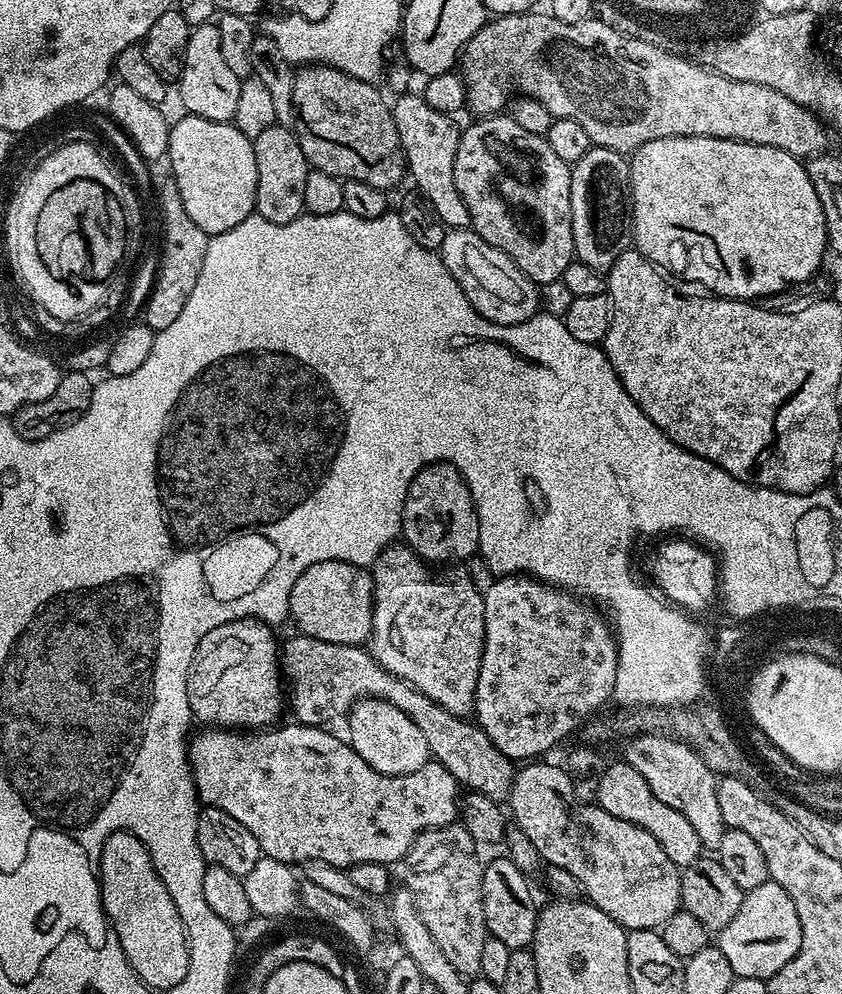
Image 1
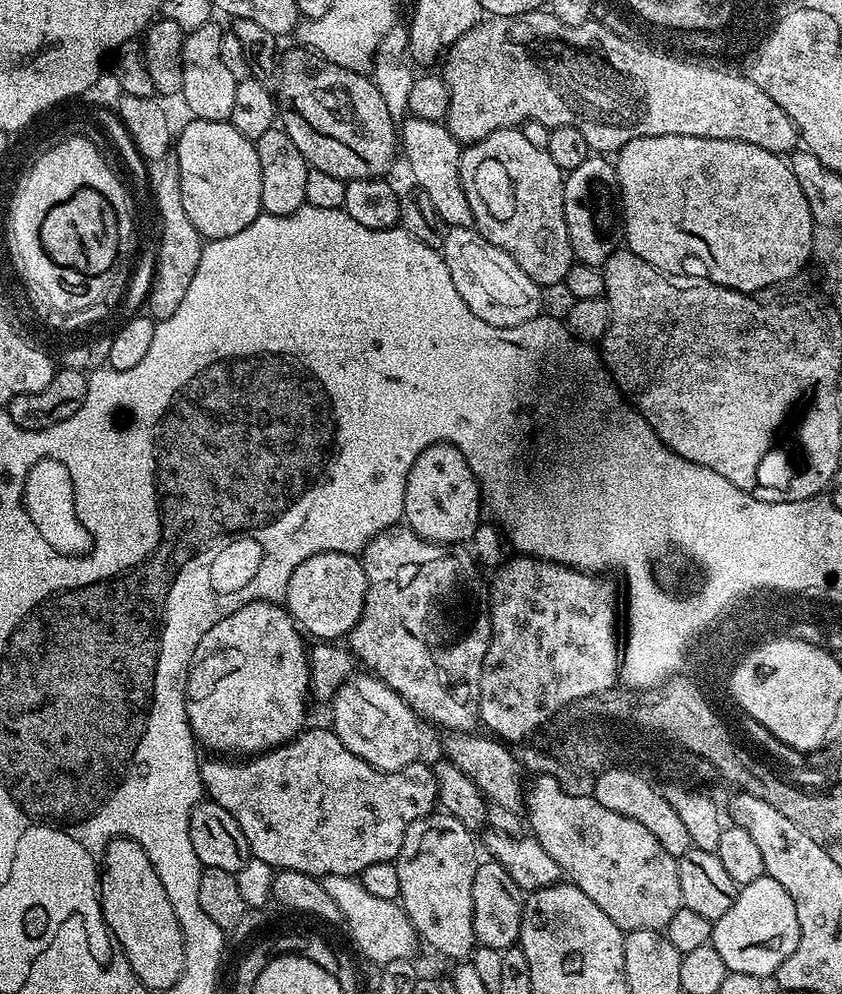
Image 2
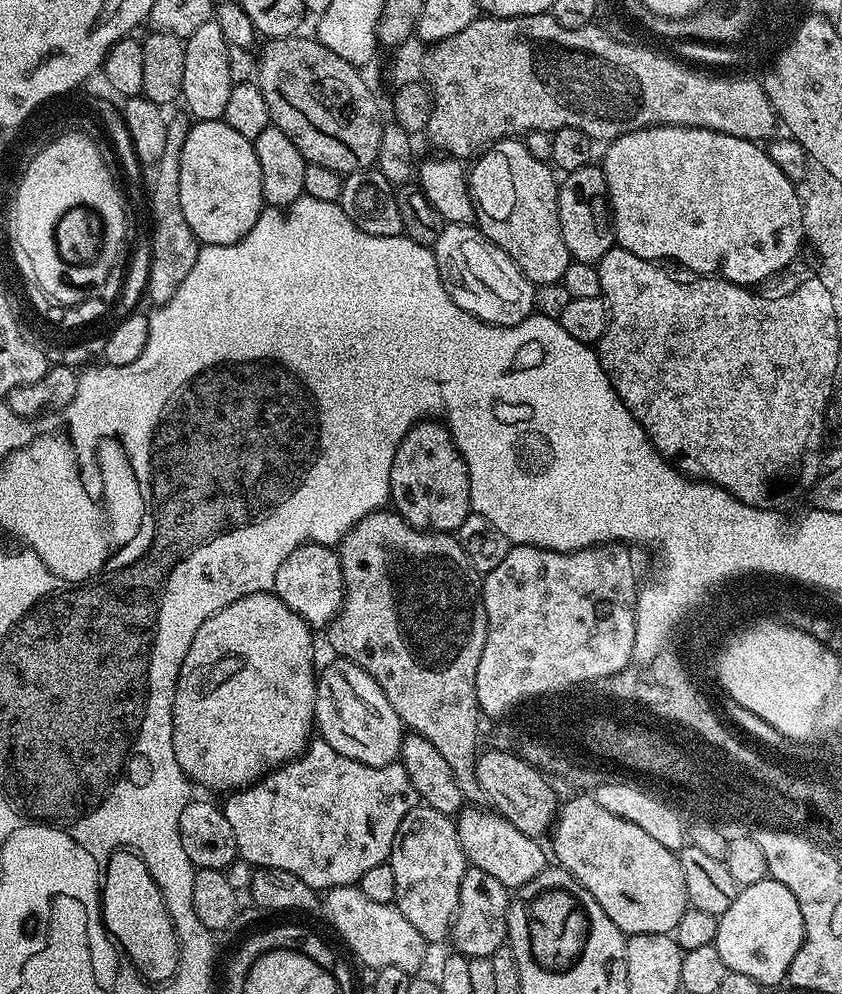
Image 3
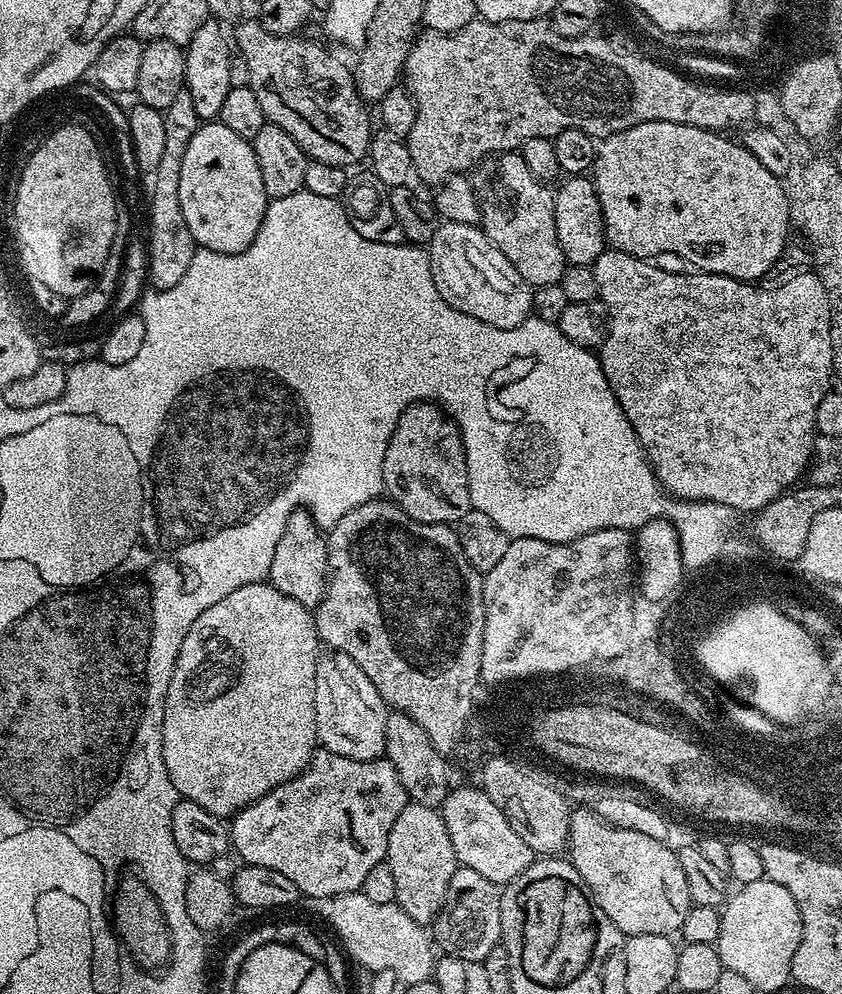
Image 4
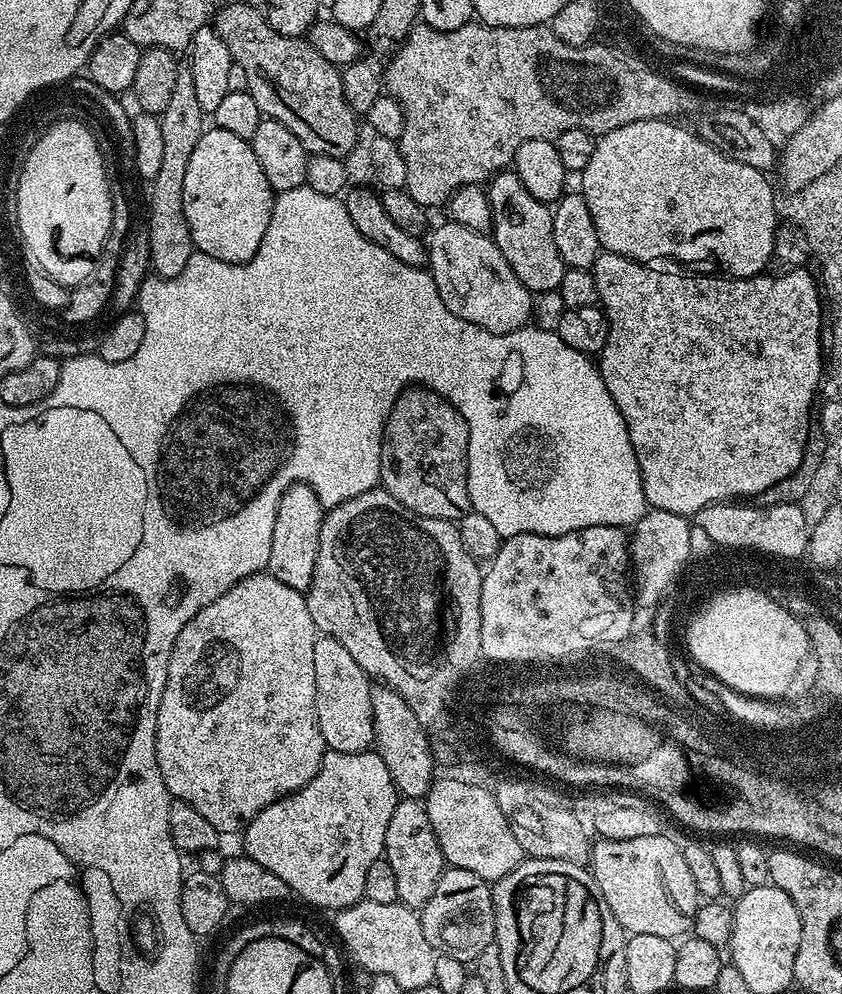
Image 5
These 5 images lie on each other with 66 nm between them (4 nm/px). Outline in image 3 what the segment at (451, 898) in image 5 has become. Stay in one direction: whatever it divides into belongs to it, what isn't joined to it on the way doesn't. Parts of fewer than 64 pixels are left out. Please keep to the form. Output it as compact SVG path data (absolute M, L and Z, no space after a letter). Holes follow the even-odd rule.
M469 867L462 878L462 886L458 894L456 919L452 922L451 943L456 943L455 951L466 957L492 957L494 950L505 947L508 939L508 902L510 890L494 878L494 874L486 874L486 870Z

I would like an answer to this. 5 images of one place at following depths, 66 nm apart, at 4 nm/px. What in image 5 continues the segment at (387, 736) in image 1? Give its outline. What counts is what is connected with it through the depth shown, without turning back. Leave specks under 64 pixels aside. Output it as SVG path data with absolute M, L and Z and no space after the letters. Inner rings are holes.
M321 635L314 642L314 682L316 683L316 709L318 726L325 745L333 752L367 752L373 747L374 722L370 694L370 678L350 658L346 646L334 638Z

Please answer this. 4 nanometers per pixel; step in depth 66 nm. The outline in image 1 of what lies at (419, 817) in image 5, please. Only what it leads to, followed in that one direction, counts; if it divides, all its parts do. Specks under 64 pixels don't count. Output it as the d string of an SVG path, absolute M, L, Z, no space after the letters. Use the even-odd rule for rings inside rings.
M463 823L447 824L441 828L431 828L421 832L410 850L404 855L403 887L411 890L414 896L414 906L418 906L418 914L422 914L422 922L426 922L434 942L438 942L442 954L461 972L465 978L475 978L480 975L482 966L482 946L489 938L488 927L482 914L482 859L478 853L478 845L464 829Z

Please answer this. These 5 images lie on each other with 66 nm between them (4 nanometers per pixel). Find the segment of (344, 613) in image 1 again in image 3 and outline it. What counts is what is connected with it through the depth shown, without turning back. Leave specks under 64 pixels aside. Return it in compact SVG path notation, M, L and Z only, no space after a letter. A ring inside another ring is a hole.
M299 544L278 570L274 594L313 629L331 624L344 607L344 575L339 551L327 544Z

